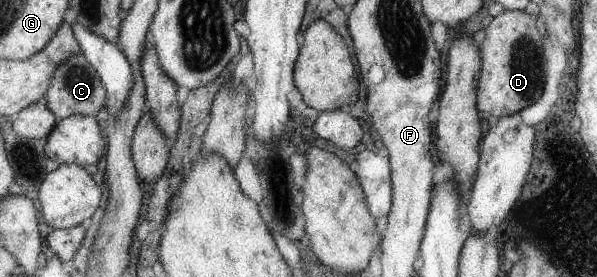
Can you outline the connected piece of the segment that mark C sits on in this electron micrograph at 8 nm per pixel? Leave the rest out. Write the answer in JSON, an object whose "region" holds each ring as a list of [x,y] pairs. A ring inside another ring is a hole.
{"region":[[[80,53],[70,57],[56,69],[55,75],[52,76],[51,87],[47,89],[47,95],[43,101],[50,107],[58,121],[76,114],[94,117],[104,107],[104,97],[107,97],[102,84],[102,79],[96,73],[95,67],[83,53]]]}

